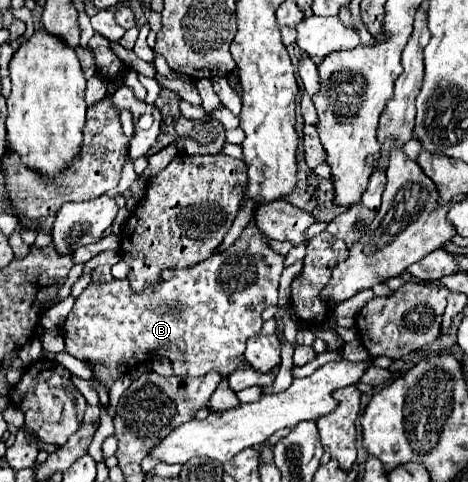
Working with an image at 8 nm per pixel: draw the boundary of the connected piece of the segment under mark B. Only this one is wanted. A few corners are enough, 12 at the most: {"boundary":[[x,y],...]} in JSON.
{"boundary":[[240,235],[140,295],[92,281],[62,325],[102,405],[124,369],[250,369],[284,257]]}

